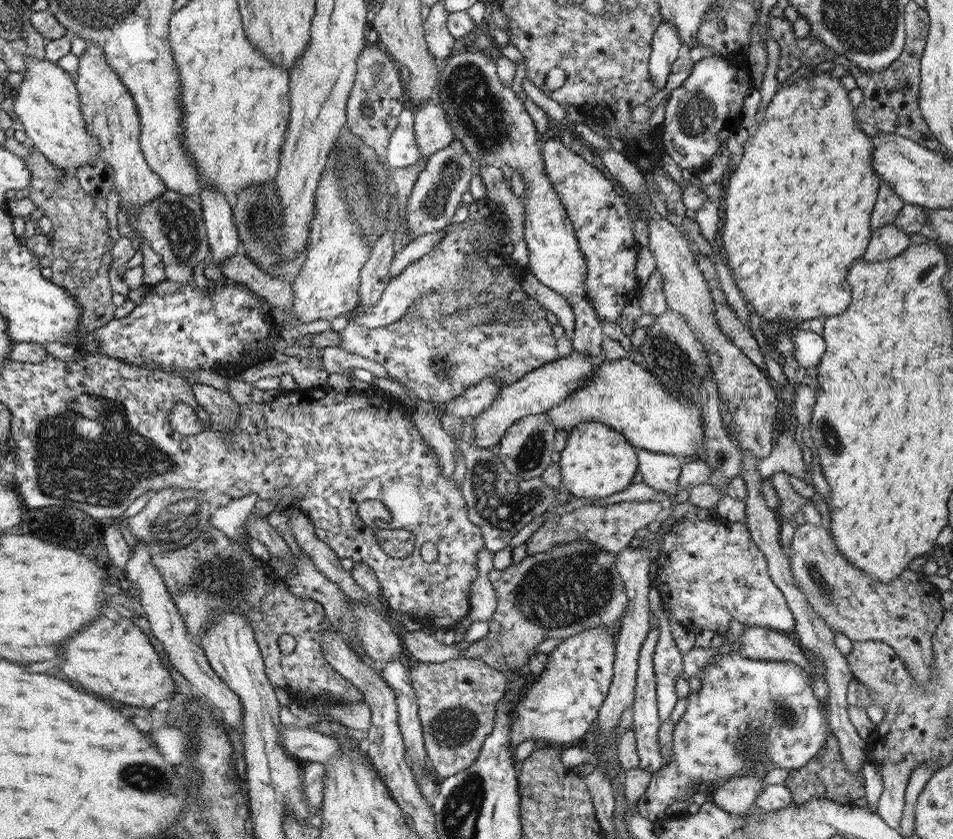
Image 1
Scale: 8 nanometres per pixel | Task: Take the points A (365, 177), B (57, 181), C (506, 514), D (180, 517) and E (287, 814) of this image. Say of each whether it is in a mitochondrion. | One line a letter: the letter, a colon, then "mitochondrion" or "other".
A: mitochondrion
B: mitochondrion
C: mitochondrion
D: mitochondrion
E: other

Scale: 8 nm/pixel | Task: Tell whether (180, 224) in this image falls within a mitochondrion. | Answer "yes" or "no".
yes

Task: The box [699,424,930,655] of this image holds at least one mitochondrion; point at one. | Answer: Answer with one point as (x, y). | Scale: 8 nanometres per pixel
(825, 593)

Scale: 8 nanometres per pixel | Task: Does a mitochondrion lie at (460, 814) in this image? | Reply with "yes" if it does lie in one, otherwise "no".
yes

